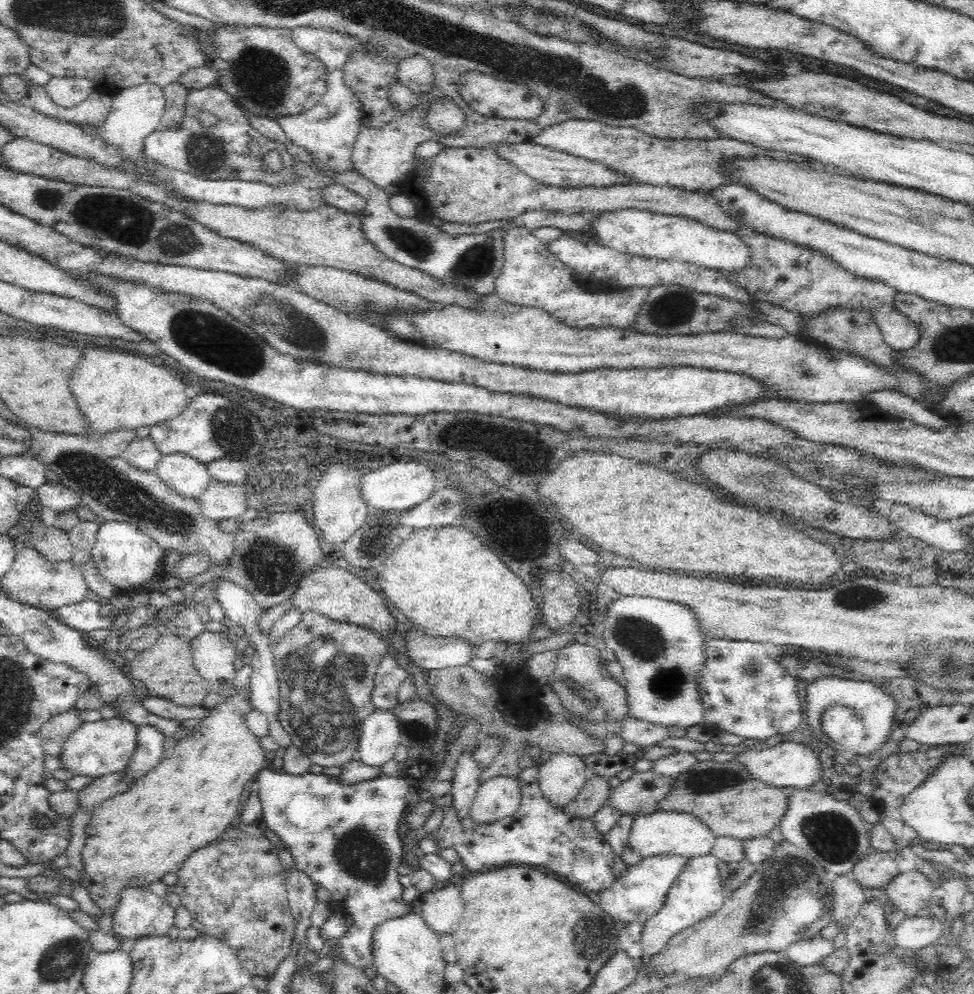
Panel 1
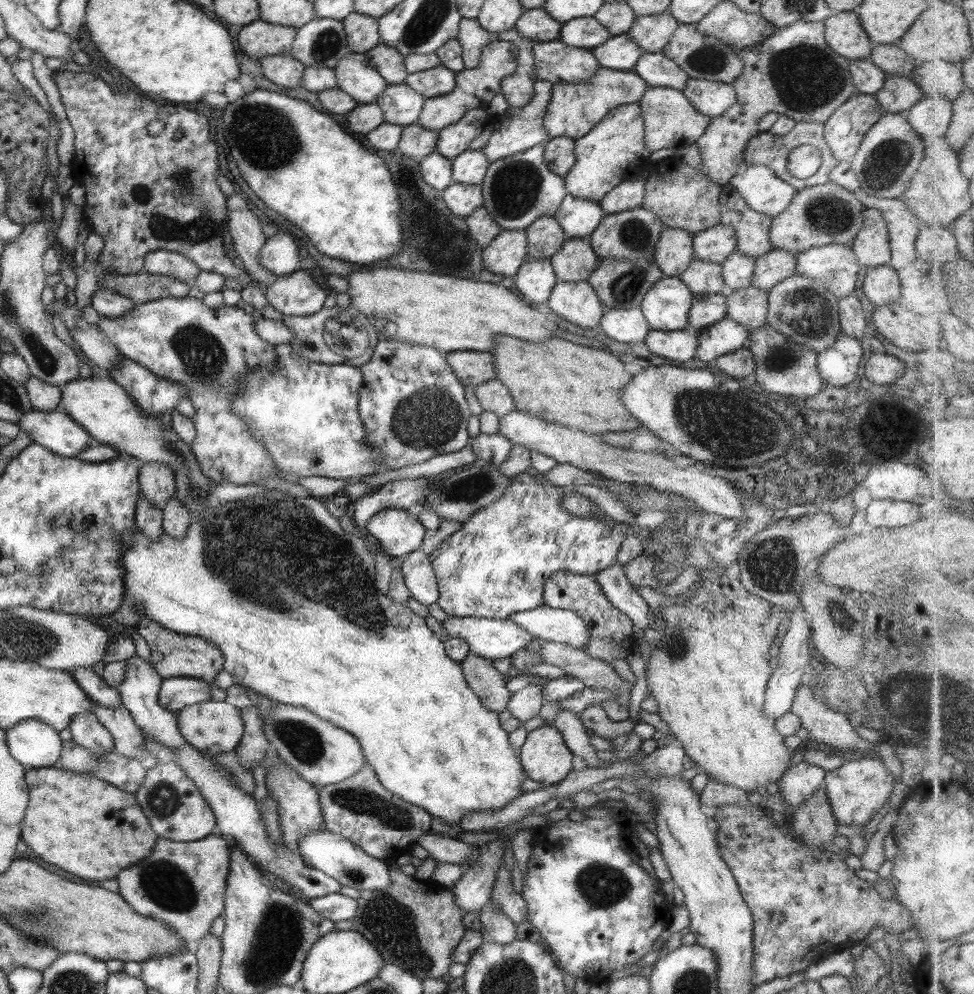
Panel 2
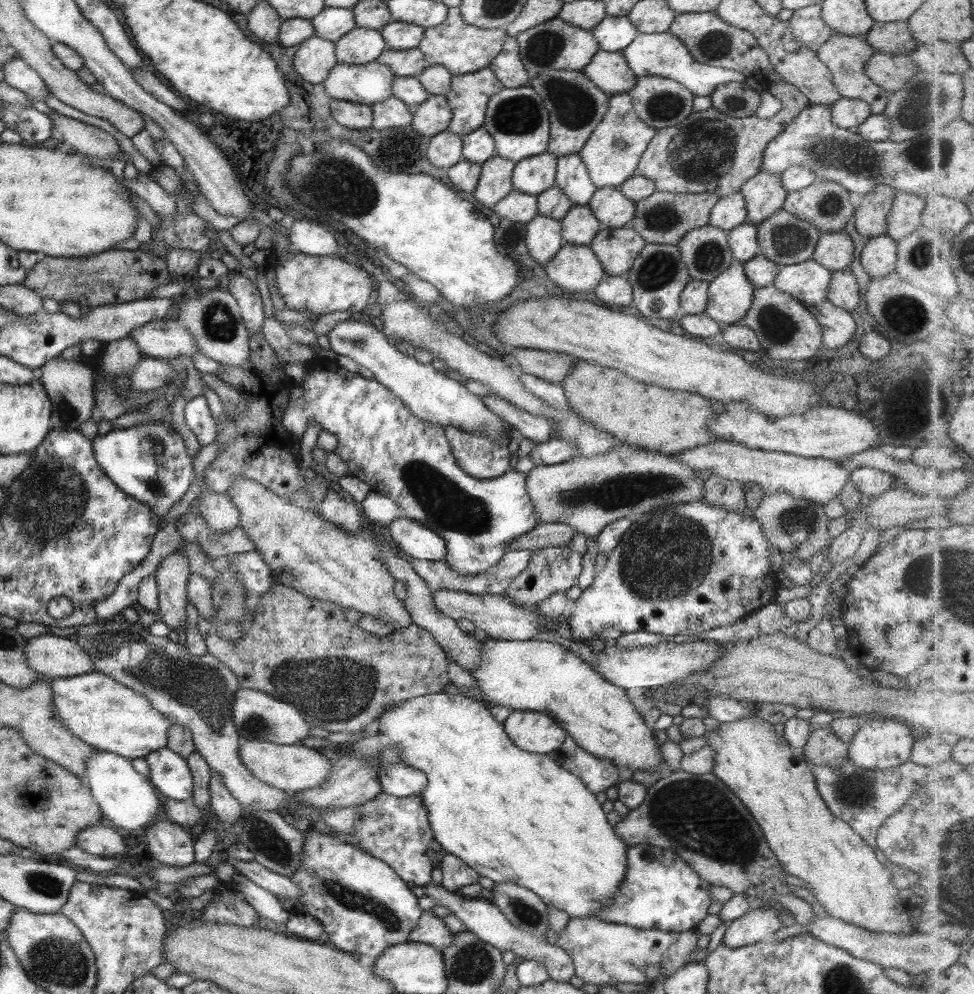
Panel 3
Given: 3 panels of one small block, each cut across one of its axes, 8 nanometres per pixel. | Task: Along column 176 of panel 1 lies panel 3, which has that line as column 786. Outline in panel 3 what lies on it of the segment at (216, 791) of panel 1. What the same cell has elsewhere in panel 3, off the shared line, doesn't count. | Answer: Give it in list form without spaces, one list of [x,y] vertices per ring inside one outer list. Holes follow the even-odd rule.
[[[751,706],[752,715],[747,715],[742,719],[732,720],[728,723],[718,723],[718,725],[704,734],[705,744],[712,748],[712,769],[710,773],[716,776],[725,787],[729,788],[735,796],[745,805],[745,808],[751,813],[755,822],[760,826],[763,833],[763,838],[769,848],[769,851],[777,858],[779,864],[783,868],[783,872],[787,875],[801,879],[809,892],[815,896],[816,902],[821,905],[827,916],[833,919],[841,920],[846,924],[853,924],[859,928],[871,932],[901,932],[901,920],[897,920],[897,912],[893,912],[893,908],[897,907],[897,889],[894,888],[890,880],[890,873],[883,867],[874,856],[871,848],[857,835],[857,833],[840,818],[833,816],[831,811],[825,806],[823,799],[816,789],[816,780],[813,773],[810,771],[808,764],[804,761],[802,755],[789,753],[789,745],[782,744],[779,741],[779,735],[773,730],[771,723],[765,722],[758,713],[756,706]]]

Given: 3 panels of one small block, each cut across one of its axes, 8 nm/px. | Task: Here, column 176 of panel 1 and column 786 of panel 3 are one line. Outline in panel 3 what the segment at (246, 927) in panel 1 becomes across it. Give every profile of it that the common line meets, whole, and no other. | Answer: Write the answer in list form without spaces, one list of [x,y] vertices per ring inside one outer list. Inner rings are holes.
[[[680,770],[666,773],[647,788],[643,802],[637,808],[630,809],[625,817],[621,817],[621,820],[612,826],[613,832],[627,847],[647,844],[681,855],[681,860],[697,873],[701,881],[711,887],[723,886],[733,894],[744,894],[749,901],[757,898],[769,904],[779,894],[790,892],[783,879],[786,873],[769,851],[760,826],[745,805],[735,798],[727,787],[723,802],[723,786],[724,784],[710,772],[689,774]]]

